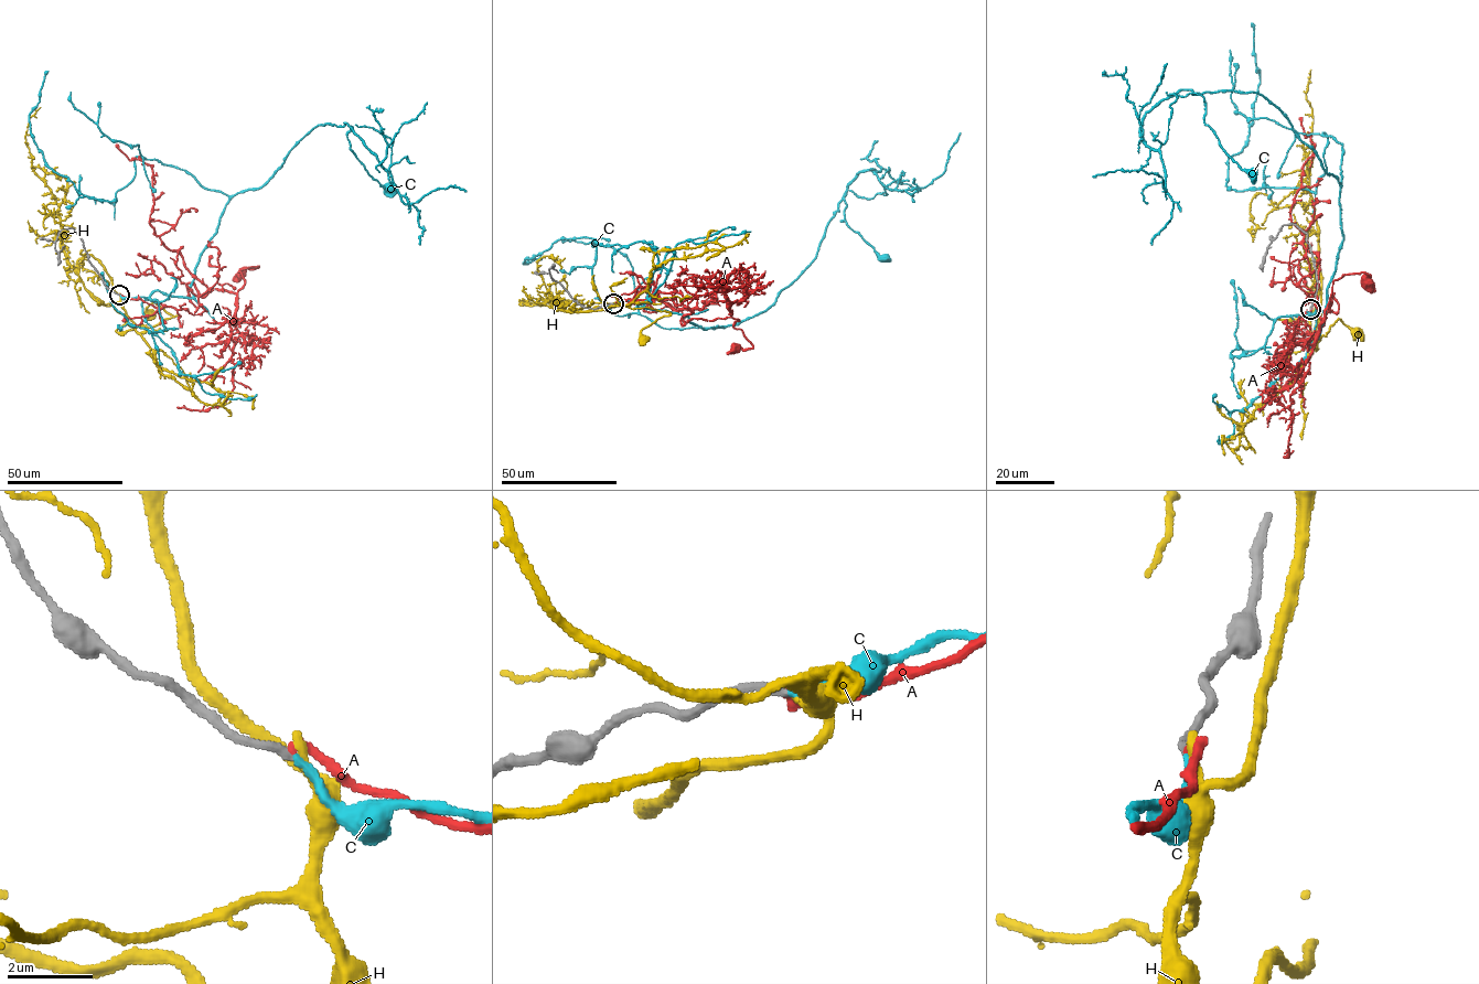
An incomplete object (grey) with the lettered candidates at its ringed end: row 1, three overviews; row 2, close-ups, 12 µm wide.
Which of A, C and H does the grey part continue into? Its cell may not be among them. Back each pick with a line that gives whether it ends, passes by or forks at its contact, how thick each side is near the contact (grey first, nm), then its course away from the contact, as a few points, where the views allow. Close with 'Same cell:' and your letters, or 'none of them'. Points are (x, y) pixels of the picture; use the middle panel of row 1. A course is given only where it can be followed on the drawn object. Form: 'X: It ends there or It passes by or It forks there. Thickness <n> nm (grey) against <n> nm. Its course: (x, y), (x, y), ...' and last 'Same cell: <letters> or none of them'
C: It ends there. Thickness 200 nm (grey) against 180 nm. Its course: (613, 303), (685, 314), (703, 329), (737, 324), (764, 311), (810, 264), (843, 199), (840, 221), (883, 257)
Same cell: C

